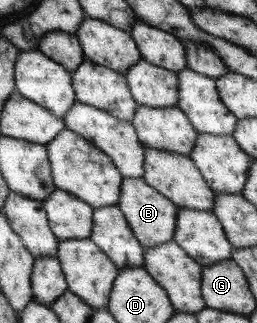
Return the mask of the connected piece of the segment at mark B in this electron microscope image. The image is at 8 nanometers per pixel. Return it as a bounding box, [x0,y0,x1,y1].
[116,178,178,249]

